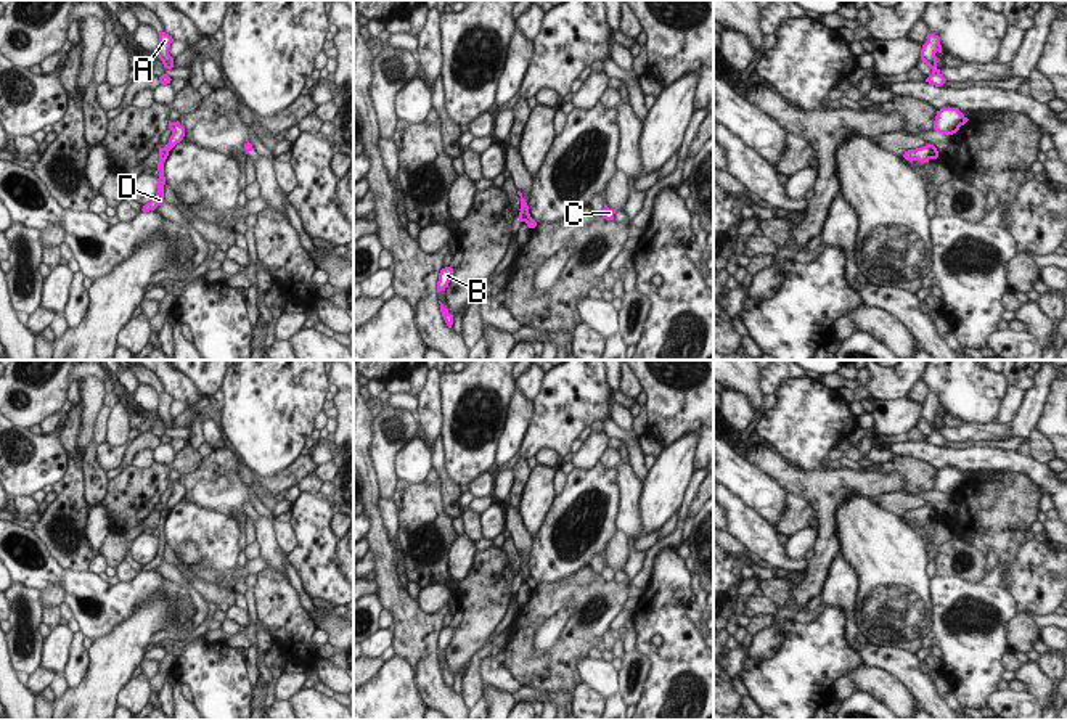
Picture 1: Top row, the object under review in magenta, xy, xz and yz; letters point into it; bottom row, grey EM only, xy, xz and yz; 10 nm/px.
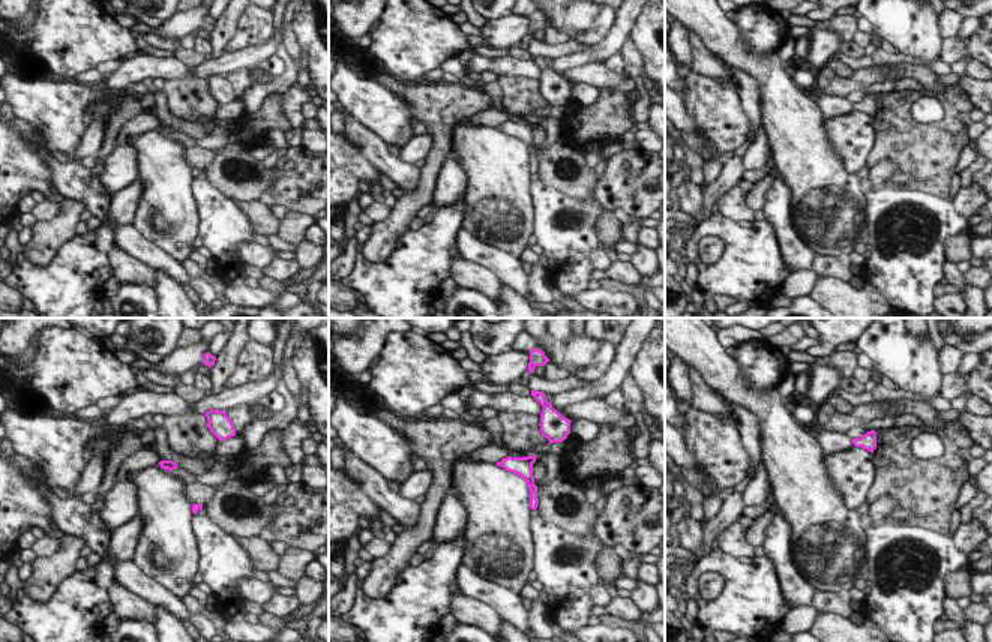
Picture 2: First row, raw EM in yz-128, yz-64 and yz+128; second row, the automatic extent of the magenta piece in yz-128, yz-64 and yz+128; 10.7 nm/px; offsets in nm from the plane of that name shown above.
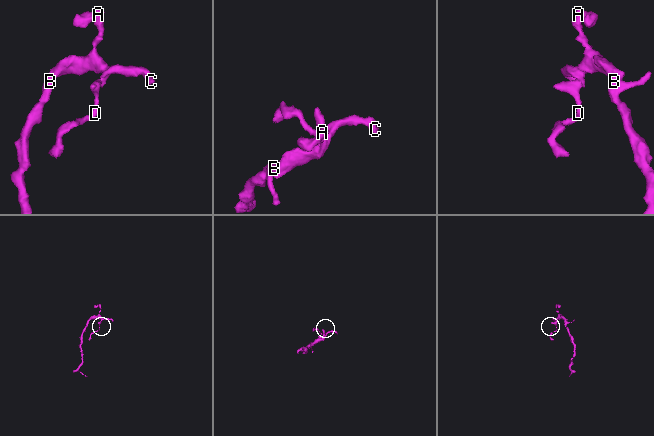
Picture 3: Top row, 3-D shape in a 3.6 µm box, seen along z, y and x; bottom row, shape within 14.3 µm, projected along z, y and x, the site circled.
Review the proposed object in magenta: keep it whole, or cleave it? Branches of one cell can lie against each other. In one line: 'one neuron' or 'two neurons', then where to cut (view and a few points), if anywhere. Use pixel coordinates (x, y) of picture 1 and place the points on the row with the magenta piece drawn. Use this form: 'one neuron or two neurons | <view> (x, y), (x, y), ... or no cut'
two neurons | xy (164, 147), (169, 150)

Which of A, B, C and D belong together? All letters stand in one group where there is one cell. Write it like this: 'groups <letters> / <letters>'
groups A B C / D

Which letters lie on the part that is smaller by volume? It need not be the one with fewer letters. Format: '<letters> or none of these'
D

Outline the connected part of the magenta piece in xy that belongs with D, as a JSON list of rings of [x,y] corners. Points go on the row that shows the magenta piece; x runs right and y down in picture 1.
[[[164,146],[164,148],[159,148],[159,164],[157,164],[157,170],[159,170],[159,178],[157,178],[157,191],[156,191],[156,196],[146,202],[143,206],[143,212],[149,212],[149,211],[154,211],[157,206],[161,206],[164,202],[164,185],[166,185],[166,177],[164,177],[164,162],[169,156],[169,149]]]

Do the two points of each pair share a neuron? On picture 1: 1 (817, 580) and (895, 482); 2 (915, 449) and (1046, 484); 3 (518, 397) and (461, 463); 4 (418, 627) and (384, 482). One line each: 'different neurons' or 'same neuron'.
1: same neuron
2: same neuron
3: different neurons
4: different neurons

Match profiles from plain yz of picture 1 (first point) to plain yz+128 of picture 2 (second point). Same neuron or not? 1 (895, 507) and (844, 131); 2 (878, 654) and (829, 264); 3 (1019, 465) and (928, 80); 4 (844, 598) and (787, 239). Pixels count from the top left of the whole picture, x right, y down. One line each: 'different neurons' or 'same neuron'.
1: different neurons
2: same neuron
3: different neurons
4: same neuron

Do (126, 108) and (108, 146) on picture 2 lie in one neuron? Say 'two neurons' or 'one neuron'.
one neuron

